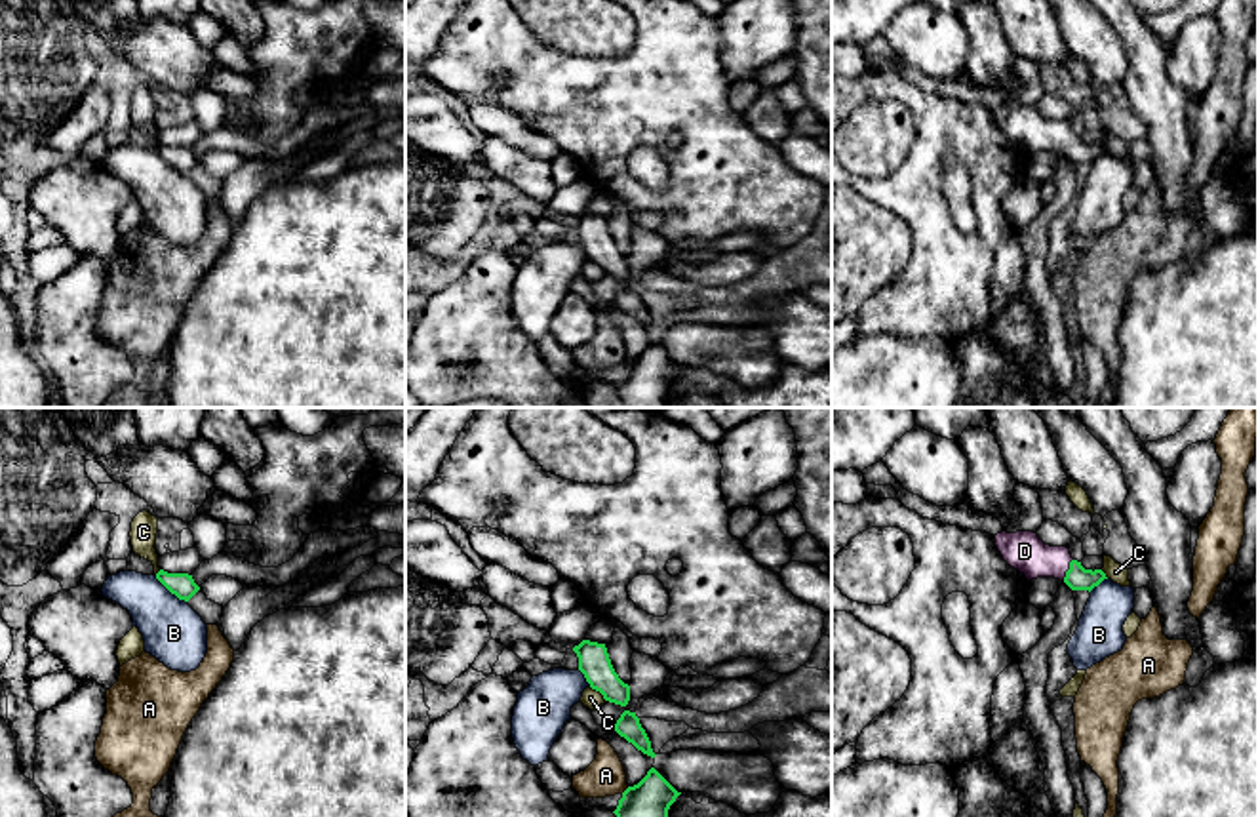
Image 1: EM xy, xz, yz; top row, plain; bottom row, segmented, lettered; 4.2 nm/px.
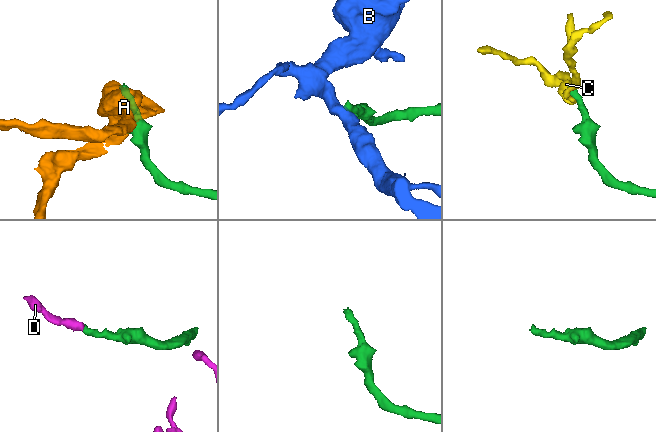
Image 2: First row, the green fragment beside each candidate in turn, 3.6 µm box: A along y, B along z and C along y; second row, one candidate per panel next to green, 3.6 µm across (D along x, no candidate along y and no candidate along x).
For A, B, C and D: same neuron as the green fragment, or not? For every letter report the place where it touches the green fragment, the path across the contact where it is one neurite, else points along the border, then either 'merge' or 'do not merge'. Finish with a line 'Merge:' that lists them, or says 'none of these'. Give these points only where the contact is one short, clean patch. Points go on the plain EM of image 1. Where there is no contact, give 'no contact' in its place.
A: contact xz (627, 362); border xz (628, 360), (621, 366); do not merge
B: contact xy (170, 164); border xy (155, 149), (185, 176); do not merge
C: contact xz (598, 263); border xz (590, 259), (606, 273); do not merge
D: contact yz (1068, 143); merge
Merge: D

